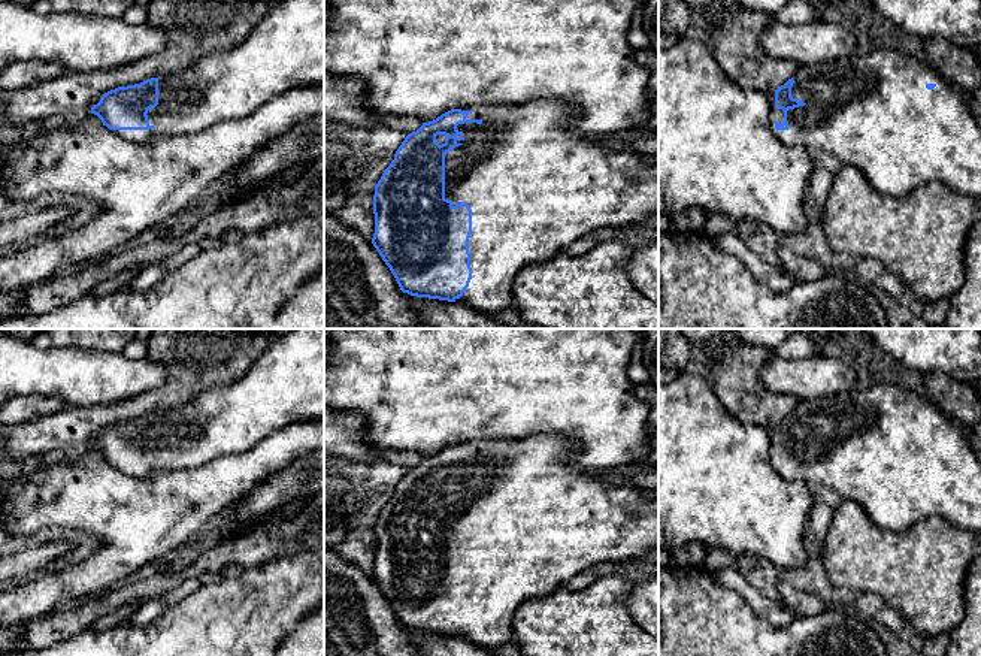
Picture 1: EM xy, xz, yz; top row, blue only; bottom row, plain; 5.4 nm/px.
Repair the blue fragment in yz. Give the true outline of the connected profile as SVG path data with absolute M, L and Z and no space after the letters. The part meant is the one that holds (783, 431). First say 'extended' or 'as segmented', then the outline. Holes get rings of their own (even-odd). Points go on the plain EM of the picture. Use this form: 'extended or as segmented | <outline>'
extended | M894 384L799 400L794 411L769 429L772 468L788 481L803 481L811 489L830 487L842 499L863 507L881 529L902 532L929 517L941 517L960 529L981 535L981 462L960 430L929 399Z

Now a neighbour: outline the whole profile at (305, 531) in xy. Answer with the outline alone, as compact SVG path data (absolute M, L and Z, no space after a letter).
M324 498L309 502L293 517L267 522L245 535L219 542L175 575L137 575L108 593L87 598L81 605L67 605L36 620L24 622L19 650L43 649L64 641L88 631L96 620L124 605L139 605L160 598L185 580L200 578L206 572L221 572L230 563L245 569L279 556L317 551L321 547L324 547Z

